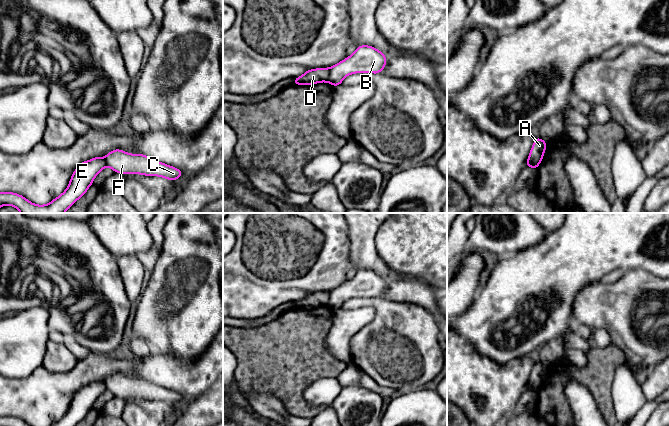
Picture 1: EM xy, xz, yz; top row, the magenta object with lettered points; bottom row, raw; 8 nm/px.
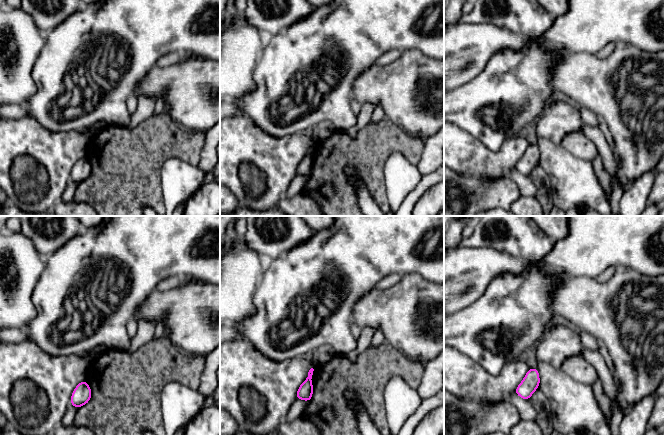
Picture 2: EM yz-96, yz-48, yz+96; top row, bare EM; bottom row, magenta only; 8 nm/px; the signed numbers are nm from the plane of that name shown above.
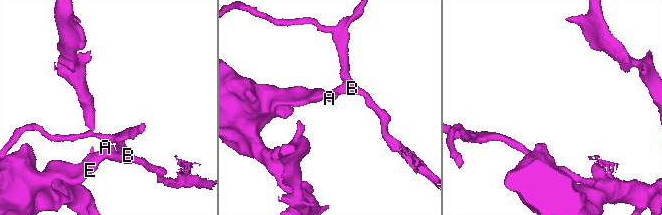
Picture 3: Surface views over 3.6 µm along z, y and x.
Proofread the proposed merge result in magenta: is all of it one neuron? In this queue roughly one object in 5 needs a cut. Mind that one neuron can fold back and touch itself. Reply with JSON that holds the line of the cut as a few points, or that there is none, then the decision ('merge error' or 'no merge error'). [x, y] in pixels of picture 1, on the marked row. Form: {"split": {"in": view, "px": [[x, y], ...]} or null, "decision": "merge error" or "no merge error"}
{"split": {"in": "xz", "px": [[329, 68], [329, 76], [326, 81]]}, "decision": "merge error"}

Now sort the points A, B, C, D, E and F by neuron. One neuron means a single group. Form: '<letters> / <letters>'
A B C F / D E

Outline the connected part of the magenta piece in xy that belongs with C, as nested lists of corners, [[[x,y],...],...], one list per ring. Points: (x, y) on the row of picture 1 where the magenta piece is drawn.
[[[121,149],[109,152],[104,158],[106,166],[121,174],[141,174],[160,176],[170,181],[179,179],[183,172],[167,164],[158,162],[143,154],[129,154]]]

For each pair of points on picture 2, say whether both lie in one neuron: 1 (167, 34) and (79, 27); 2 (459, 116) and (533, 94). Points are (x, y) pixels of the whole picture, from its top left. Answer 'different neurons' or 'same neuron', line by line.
1: same neuron
2: same neuron

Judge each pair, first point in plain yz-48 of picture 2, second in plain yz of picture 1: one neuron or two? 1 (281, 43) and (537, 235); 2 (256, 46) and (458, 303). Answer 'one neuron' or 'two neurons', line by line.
1: two neurons
2: one neuron

